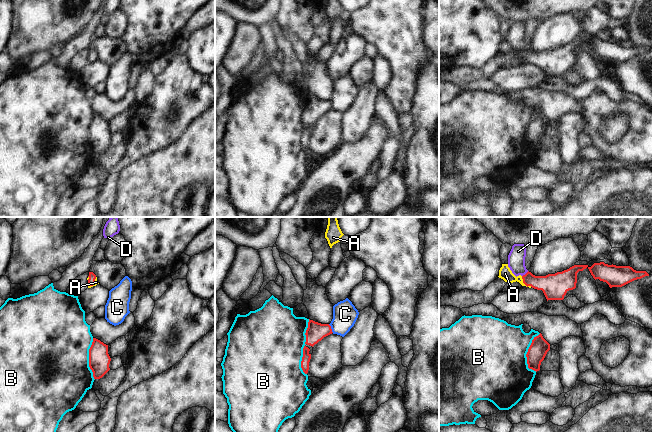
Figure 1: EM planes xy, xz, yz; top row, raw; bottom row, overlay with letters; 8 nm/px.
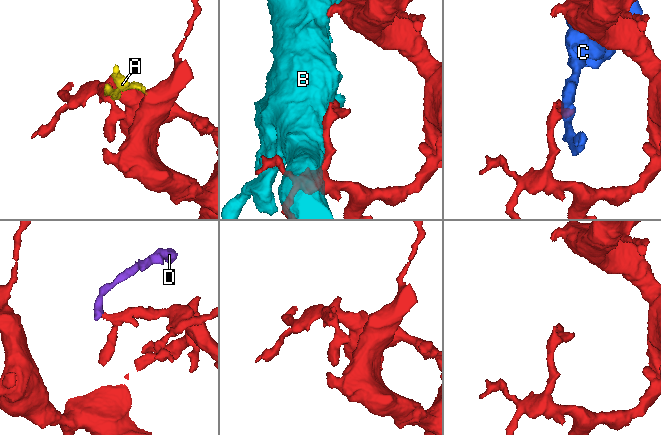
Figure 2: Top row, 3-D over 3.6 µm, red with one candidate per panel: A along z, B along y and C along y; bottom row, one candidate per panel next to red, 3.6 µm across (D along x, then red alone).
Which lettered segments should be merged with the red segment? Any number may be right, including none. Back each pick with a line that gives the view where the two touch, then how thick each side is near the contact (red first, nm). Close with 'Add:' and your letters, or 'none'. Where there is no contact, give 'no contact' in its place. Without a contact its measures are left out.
A: yz | 200/100 nm
Add: A

